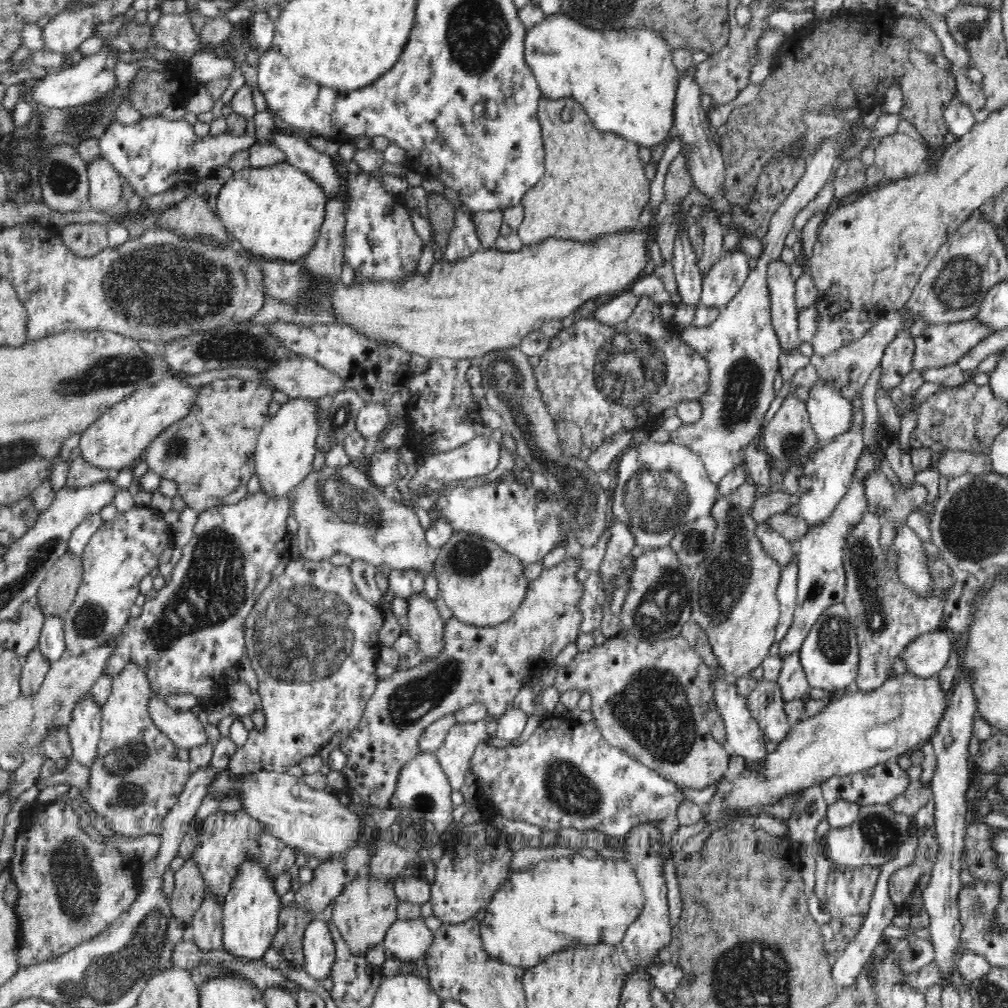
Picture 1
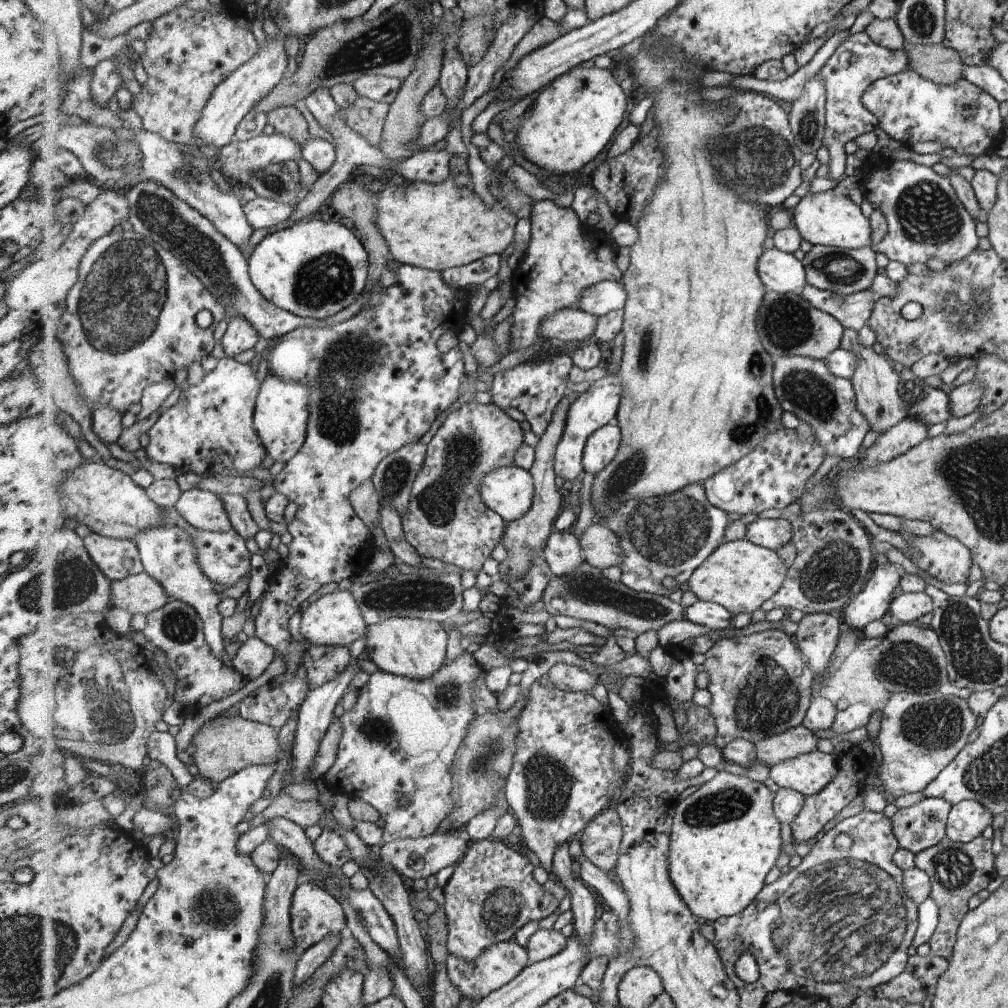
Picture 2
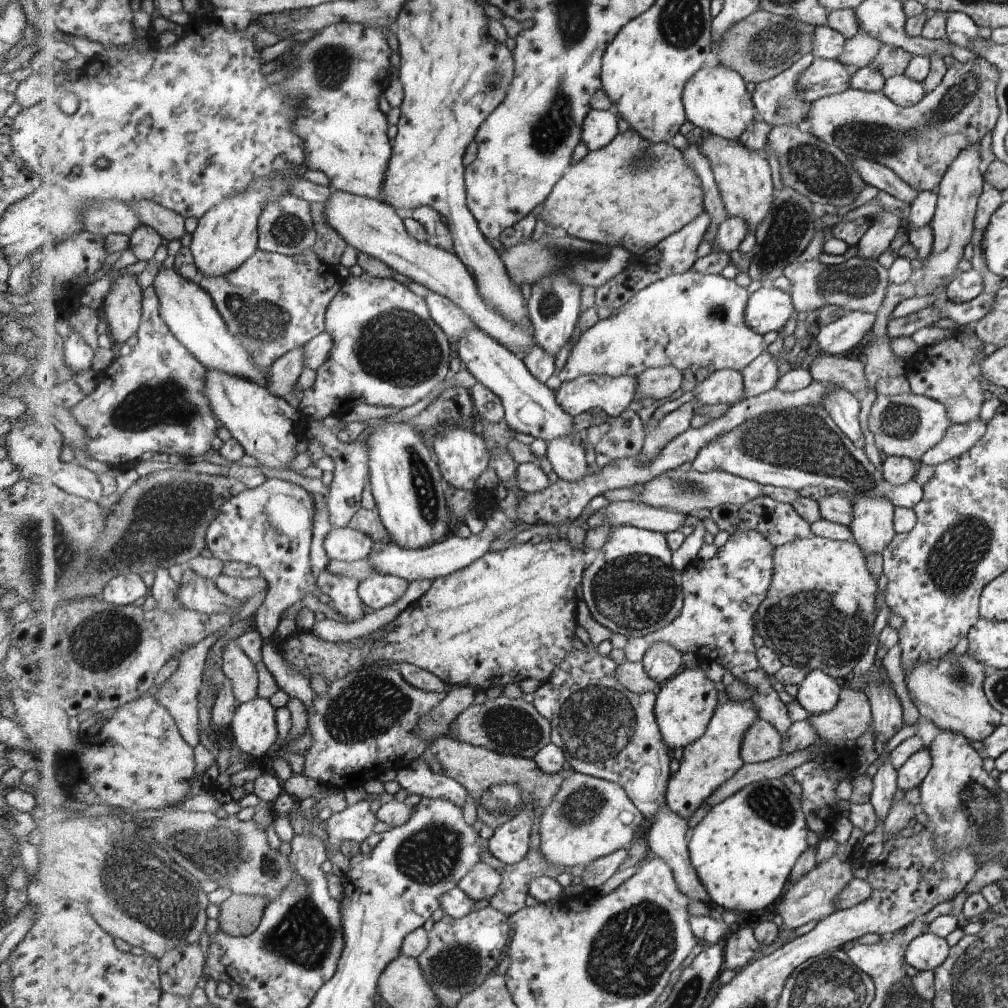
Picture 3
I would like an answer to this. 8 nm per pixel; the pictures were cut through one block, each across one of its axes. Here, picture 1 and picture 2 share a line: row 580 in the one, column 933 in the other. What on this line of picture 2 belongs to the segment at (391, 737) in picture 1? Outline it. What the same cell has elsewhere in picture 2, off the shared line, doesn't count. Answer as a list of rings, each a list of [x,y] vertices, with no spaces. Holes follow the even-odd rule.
[[[935,531],[926,536],[903,537],[907,548],[901,553],[921,572],[945,584],[957,584],[968,578],[973,562],[970,549],[955,537]]]

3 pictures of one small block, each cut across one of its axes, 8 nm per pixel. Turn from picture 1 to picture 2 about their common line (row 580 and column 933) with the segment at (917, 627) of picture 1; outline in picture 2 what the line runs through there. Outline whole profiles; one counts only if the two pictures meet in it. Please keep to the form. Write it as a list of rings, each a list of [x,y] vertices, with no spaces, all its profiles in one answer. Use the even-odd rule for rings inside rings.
[[[976,836],[966,843],[956,843],[947,837],[941,838],[937,844],[924,848],[913,855],[914,866],[922,870],[929,879],[929,898],[938,908],[938,921],[928,939],[930,953],[948,959],[957,938],[957,928],[969,908],[970,896],[979,889],[985,889],[991,870],[993,870],[993,852],[991,852],[991,839],[985,840]]]

